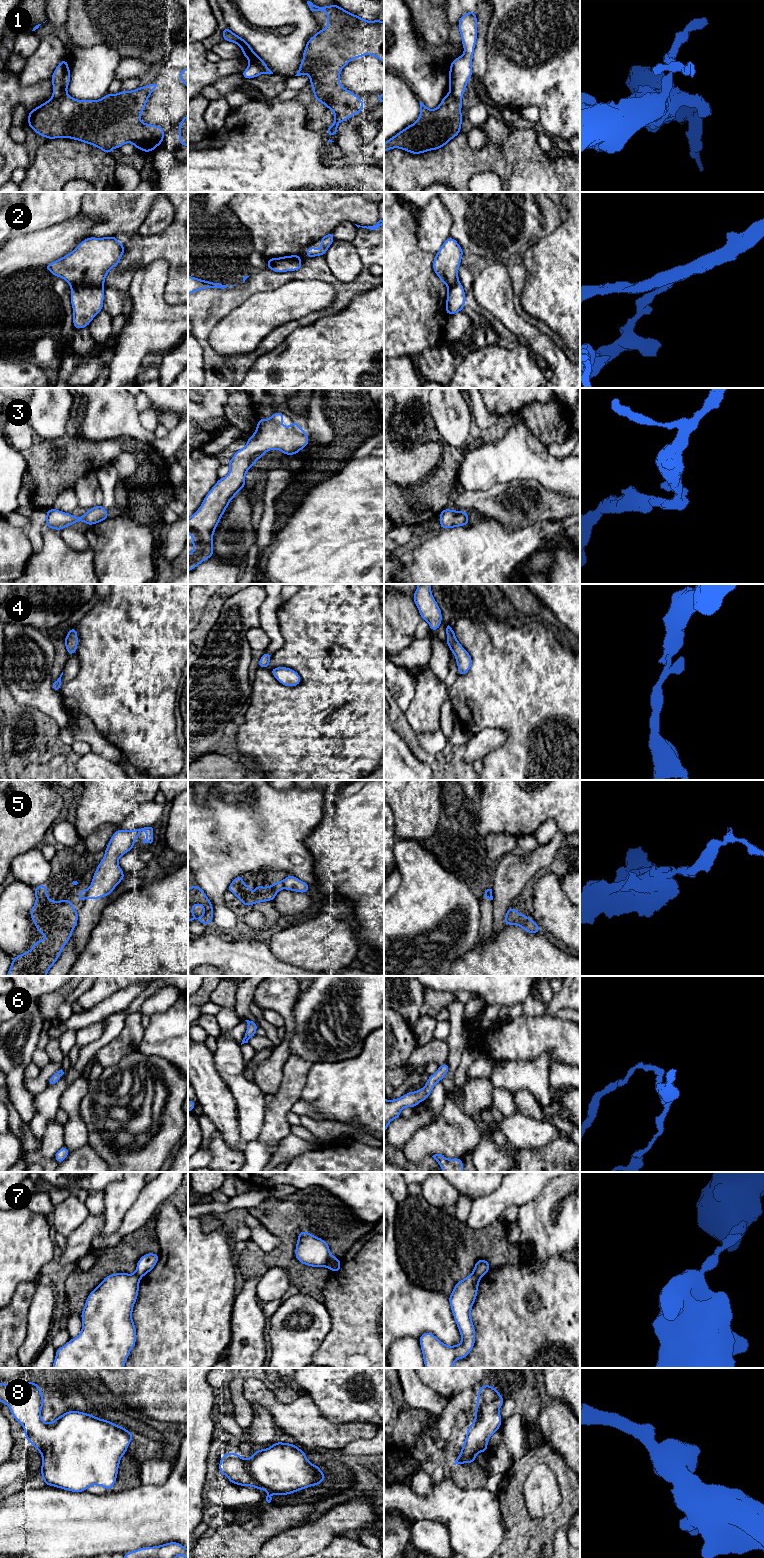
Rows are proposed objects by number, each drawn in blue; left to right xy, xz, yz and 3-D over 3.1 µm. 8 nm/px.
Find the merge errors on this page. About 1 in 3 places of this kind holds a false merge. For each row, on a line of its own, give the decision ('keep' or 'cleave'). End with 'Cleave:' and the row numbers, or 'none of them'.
1: cleave
2: cleave
3: keep
4: keep
5: cleave
6: keep
7: cleave
8: keep
Cleave: 1, 2, 5, 7

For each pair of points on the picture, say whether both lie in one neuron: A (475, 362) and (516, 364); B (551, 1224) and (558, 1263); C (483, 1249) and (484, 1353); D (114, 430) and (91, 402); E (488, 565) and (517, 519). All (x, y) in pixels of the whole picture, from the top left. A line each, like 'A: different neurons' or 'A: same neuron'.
A: same neuron
B: different neurons
C: different neurons
D: same neuron
E: different neurons

